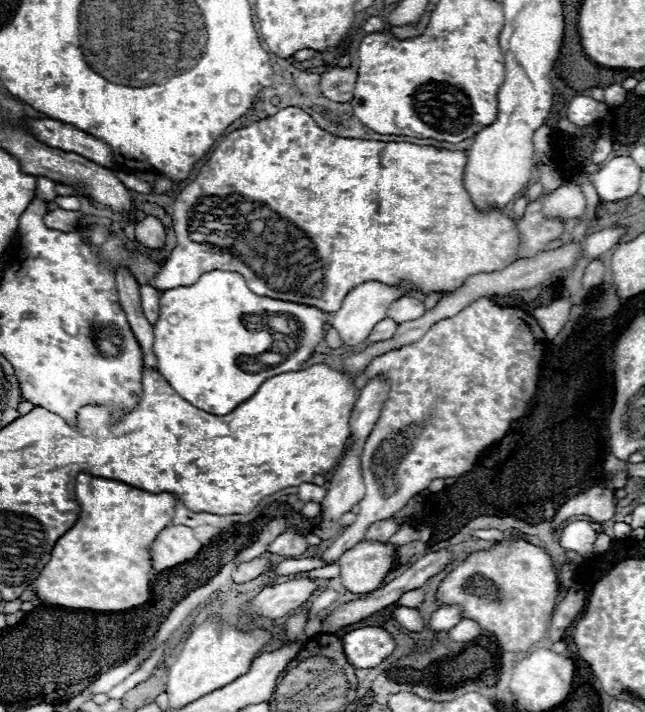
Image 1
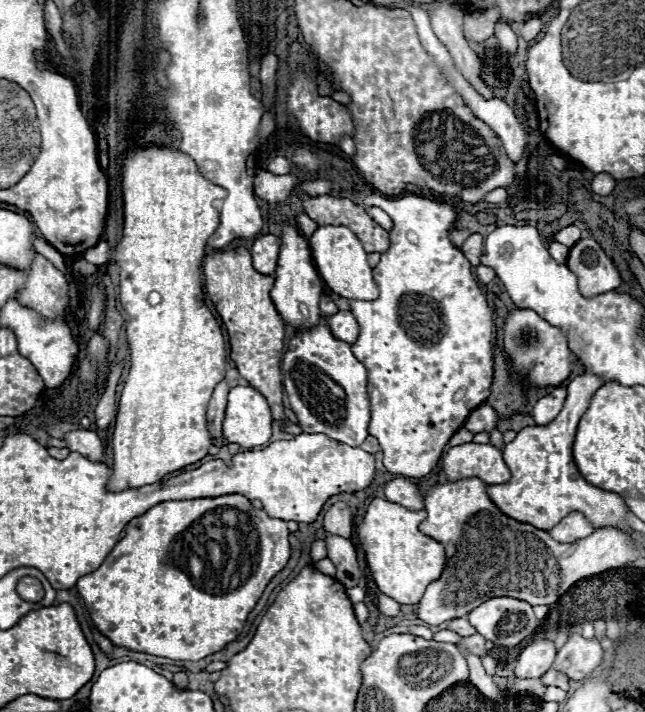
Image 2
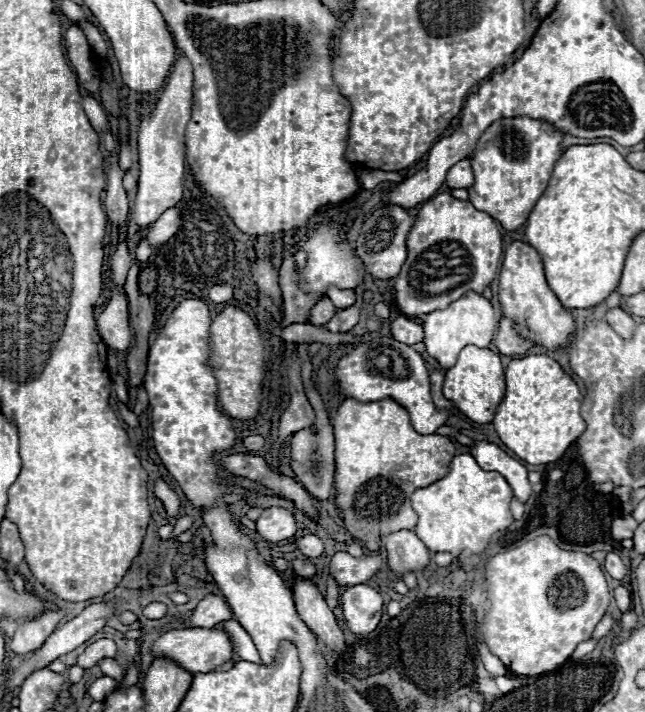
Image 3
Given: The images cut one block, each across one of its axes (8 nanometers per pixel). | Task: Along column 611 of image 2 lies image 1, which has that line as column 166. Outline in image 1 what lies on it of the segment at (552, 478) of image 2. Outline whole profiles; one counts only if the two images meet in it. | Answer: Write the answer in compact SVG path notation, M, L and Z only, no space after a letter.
M88 472L76 476L74 492L80 504L80 518L60 536L50 562L32 584L38 592L36 602L96 612L118 612L144 604L150 598L148 574L152 570L148 546L172 522L176 496L170 492L152 494Z

